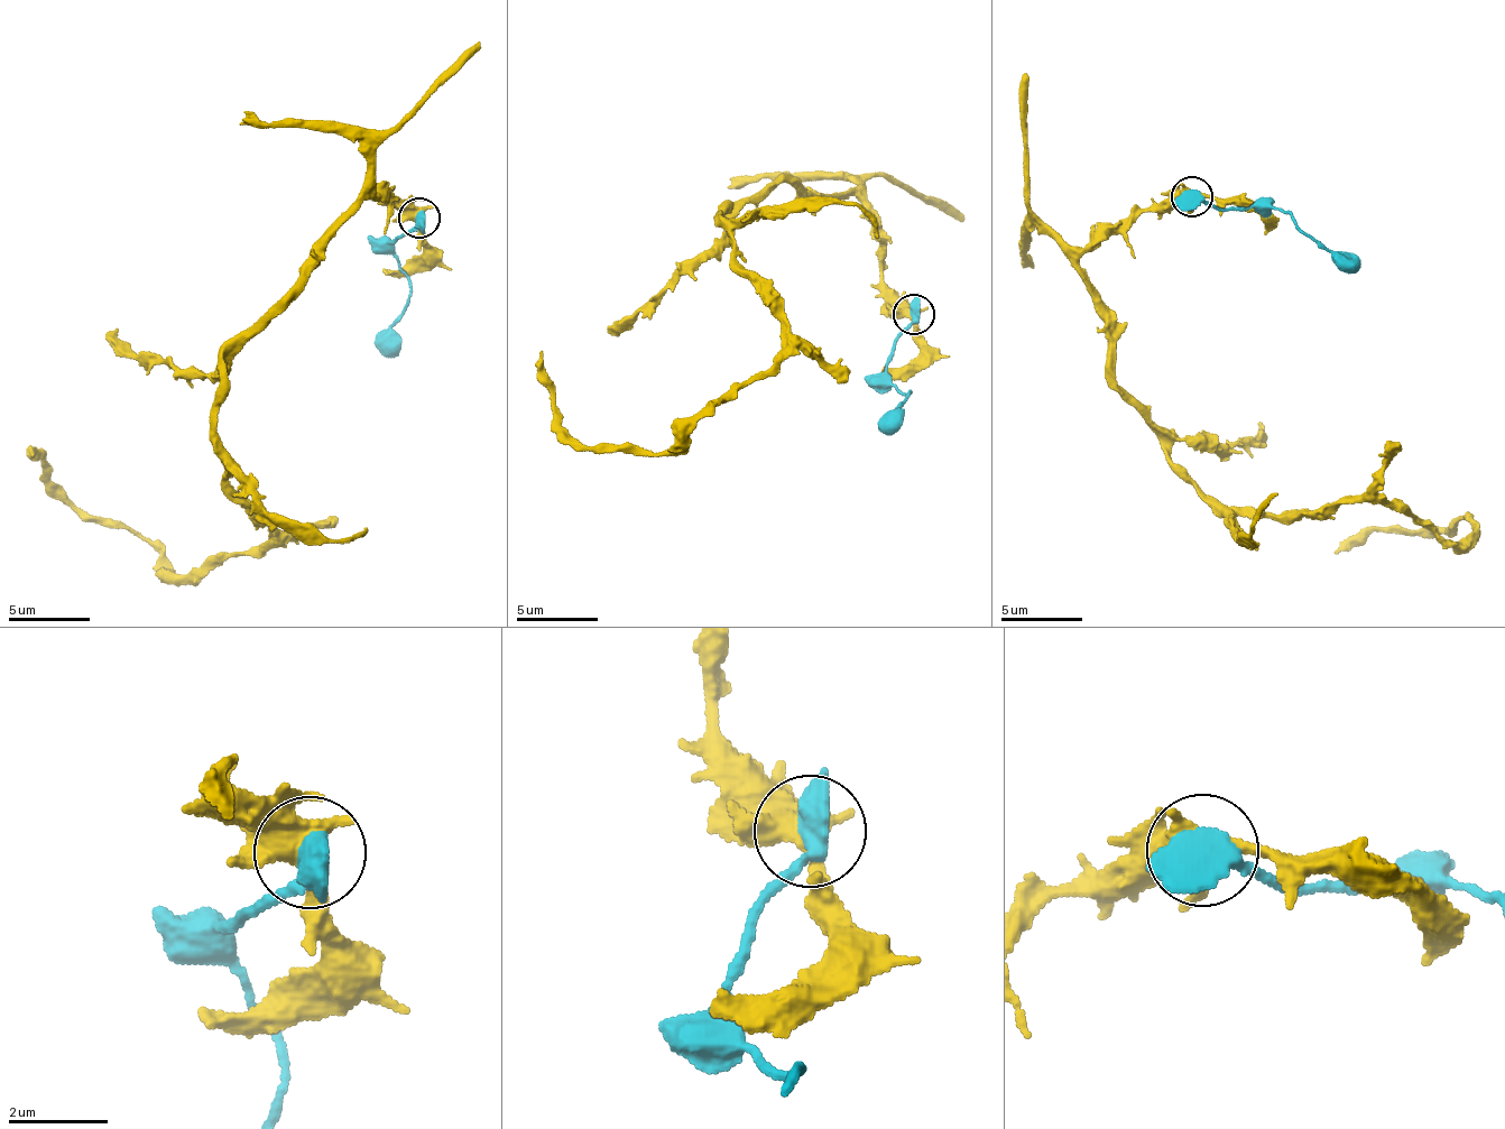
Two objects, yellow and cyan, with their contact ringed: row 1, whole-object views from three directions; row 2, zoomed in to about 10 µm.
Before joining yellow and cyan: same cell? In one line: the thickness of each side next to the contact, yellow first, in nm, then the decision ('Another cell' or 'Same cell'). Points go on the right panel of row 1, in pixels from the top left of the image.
Thickness 460 nm (yellow) against 420 nm. Same cell

